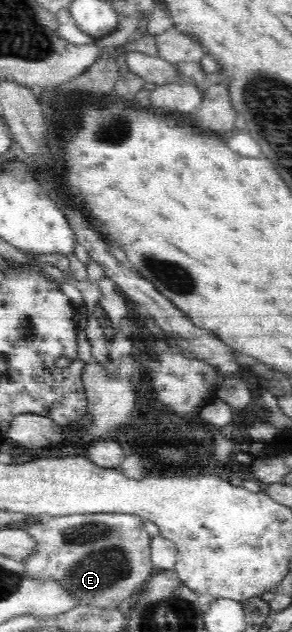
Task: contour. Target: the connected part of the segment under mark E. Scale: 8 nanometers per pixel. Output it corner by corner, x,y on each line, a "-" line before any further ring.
115,512
44,517
40,522
32,522
26,526
26,533
36,541
36,550
28,560
23,561
27,576
42,582
58,582
68,594
78,599
78,605
119,609
130,601
156,572
151,562
151,539
144,523
145,520
138,515

